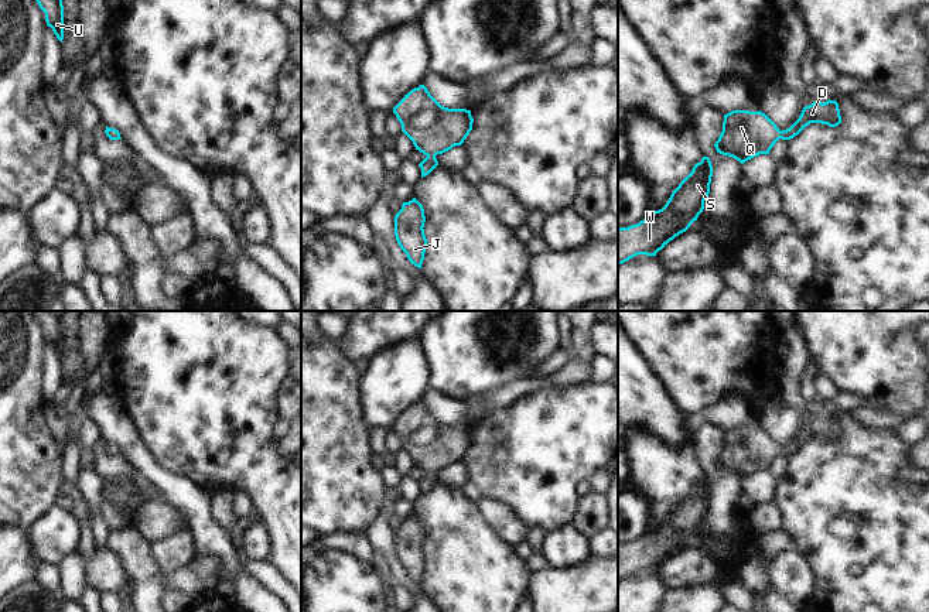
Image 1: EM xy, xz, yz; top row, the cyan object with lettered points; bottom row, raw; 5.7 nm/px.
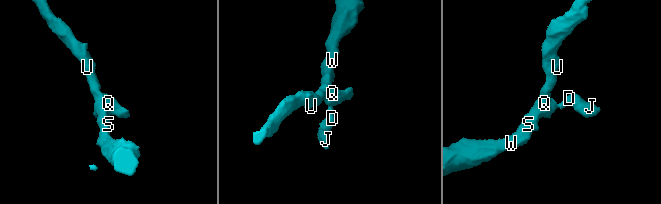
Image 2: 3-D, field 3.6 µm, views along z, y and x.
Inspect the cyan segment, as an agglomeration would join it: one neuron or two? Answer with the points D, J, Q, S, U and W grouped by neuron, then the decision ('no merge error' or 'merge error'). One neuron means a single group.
D J Q S U W | no merge error

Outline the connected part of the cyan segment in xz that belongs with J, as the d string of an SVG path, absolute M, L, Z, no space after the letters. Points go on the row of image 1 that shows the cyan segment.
M416 198L403 202L402 209L395 216L396 240L410 263L419 269L421 269L427 249L424 222L423 205Z

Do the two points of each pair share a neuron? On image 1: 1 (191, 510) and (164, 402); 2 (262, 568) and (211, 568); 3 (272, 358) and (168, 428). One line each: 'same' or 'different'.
1: different
2: different
3: same

